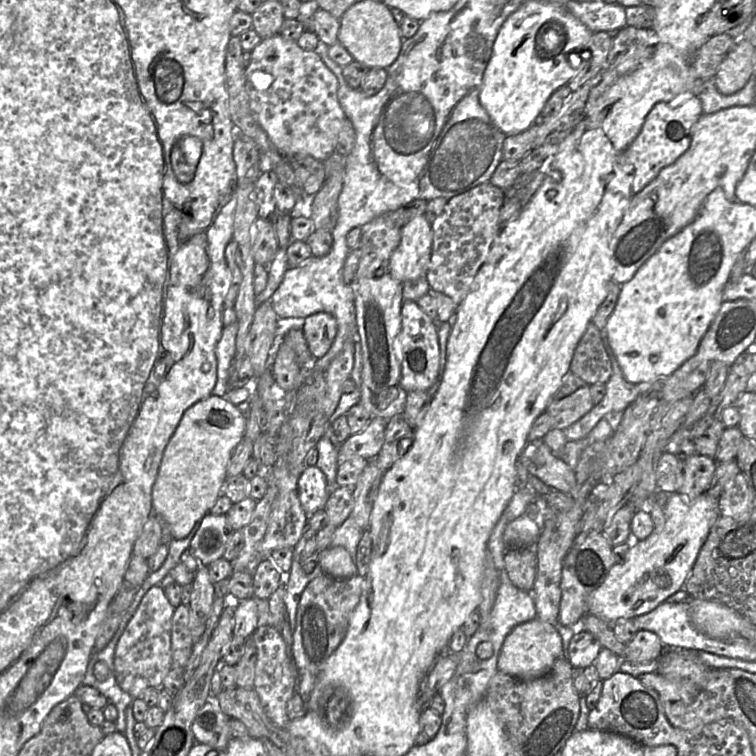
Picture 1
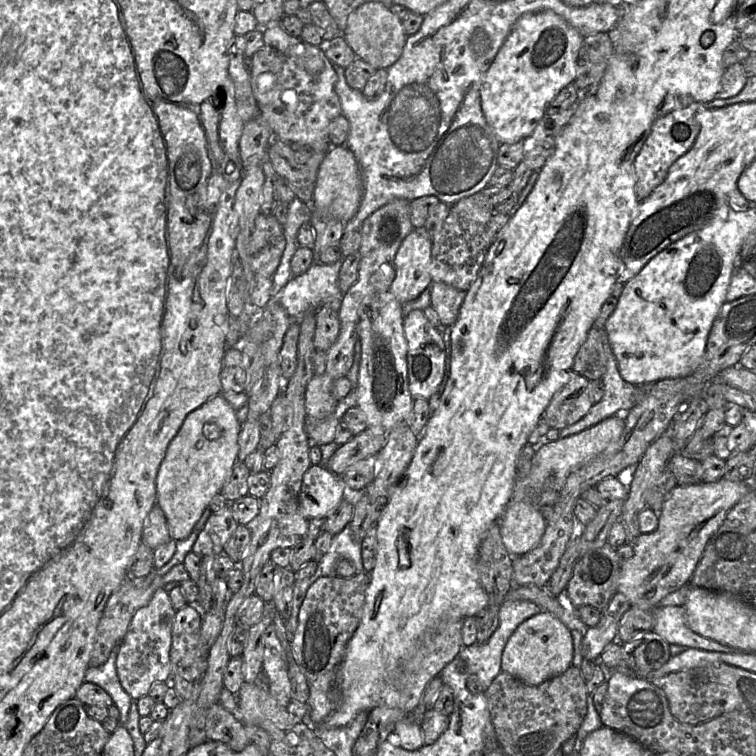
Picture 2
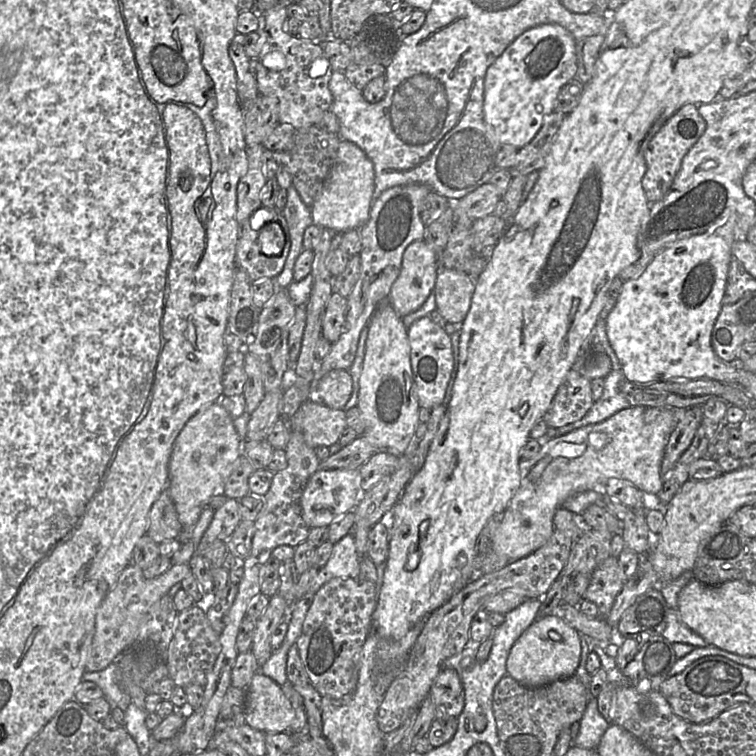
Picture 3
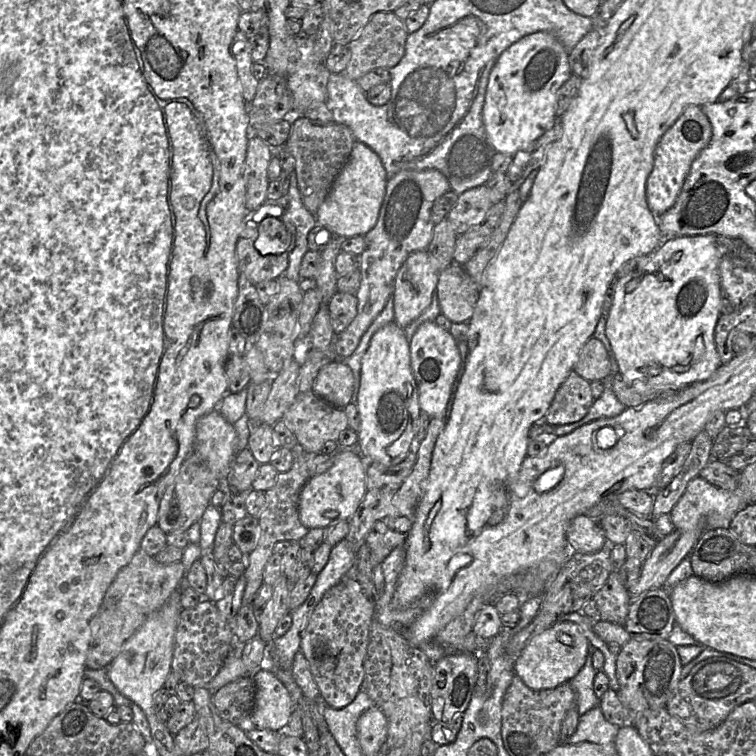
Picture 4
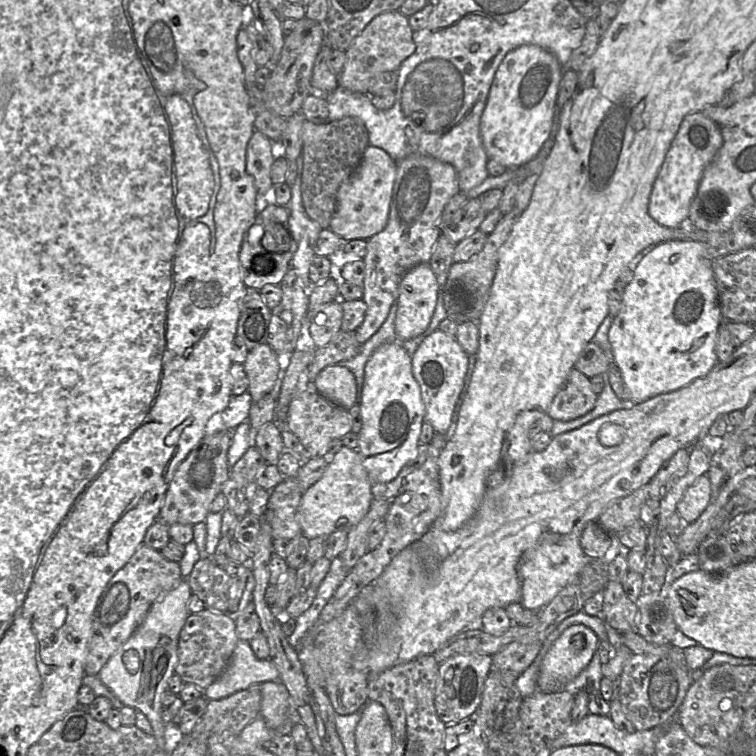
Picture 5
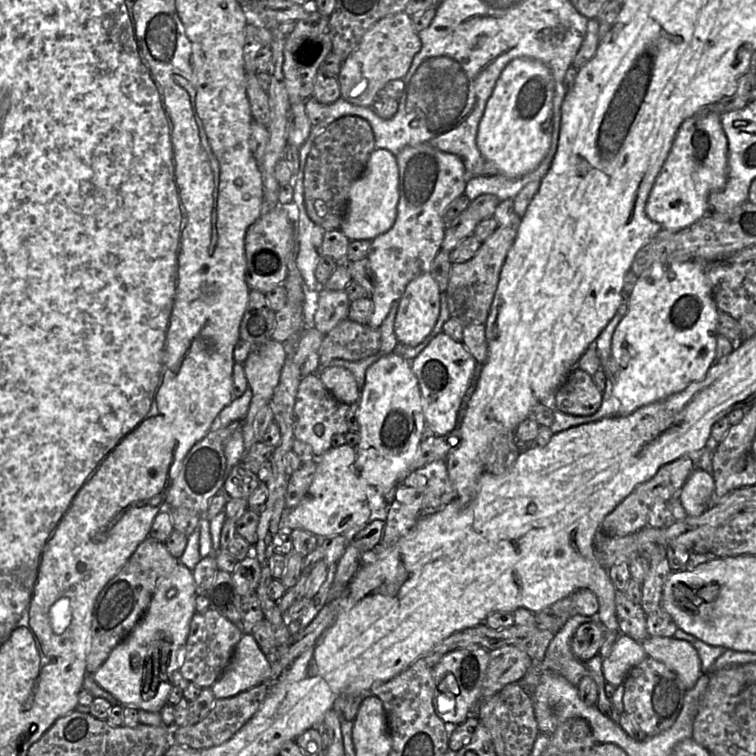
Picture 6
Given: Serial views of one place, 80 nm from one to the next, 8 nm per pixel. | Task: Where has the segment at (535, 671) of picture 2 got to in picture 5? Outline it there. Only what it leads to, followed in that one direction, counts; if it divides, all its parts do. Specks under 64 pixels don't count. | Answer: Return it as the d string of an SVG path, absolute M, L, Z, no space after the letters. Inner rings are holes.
M573 624L566 628L554 643L543 654L537 690L544 693L562 691L565 684L575 678L588 664L597 651L599 638L589 627Z

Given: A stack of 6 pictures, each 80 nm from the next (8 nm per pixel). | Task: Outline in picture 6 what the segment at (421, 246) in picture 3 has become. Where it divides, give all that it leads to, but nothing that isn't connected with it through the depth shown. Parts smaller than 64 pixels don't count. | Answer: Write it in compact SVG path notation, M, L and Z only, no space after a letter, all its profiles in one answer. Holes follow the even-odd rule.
M430 272L409 282L398 302L394 334L399 343L417 346L432 332L440 311L440 290Z

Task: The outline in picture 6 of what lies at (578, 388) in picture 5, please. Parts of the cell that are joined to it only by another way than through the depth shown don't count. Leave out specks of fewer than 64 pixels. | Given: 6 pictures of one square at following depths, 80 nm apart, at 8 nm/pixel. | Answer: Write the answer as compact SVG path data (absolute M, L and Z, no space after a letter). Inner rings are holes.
M574 367L554 395L553 409L574 416L589 416L601 406L602 393L592 376Z

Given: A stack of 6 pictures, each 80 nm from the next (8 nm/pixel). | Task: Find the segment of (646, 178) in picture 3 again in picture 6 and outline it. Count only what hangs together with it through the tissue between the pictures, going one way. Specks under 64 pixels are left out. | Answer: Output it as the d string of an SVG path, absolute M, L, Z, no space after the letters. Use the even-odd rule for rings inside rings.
M717 112L693 115L678 127L669 154L648 196L647 216L662 229L680 230L708 214L710 193L722 189L728 177L728 140Z

